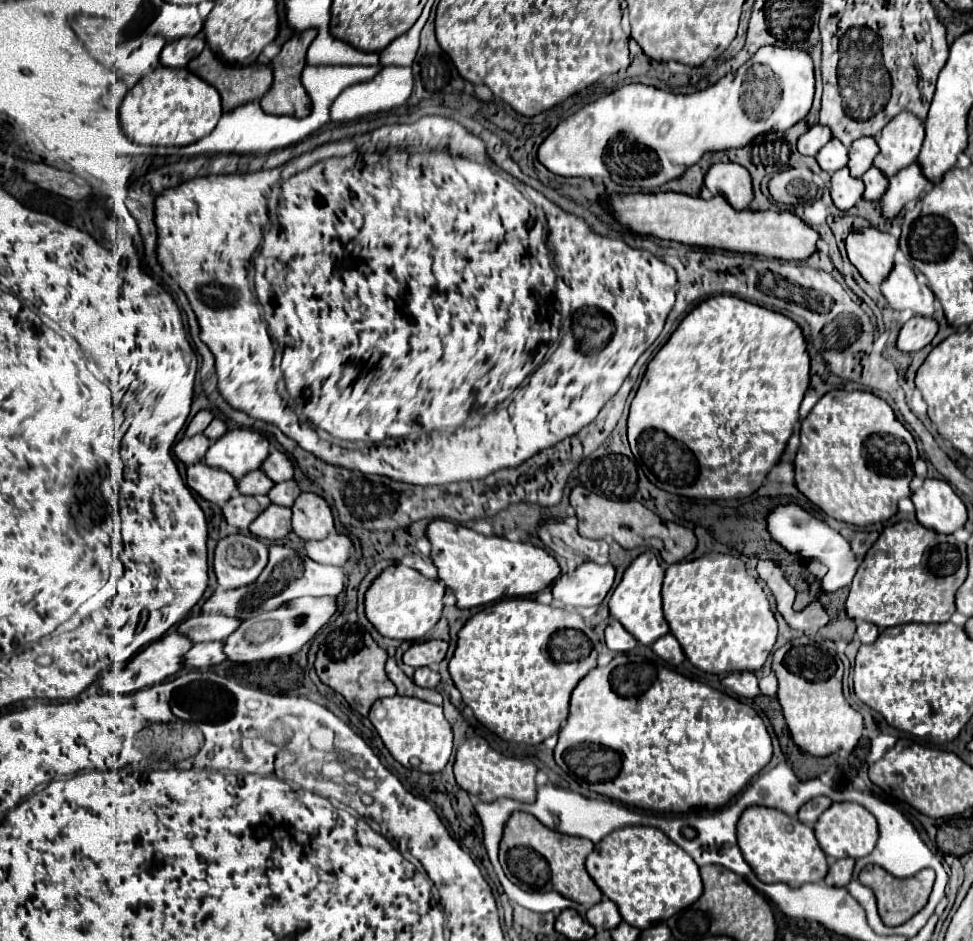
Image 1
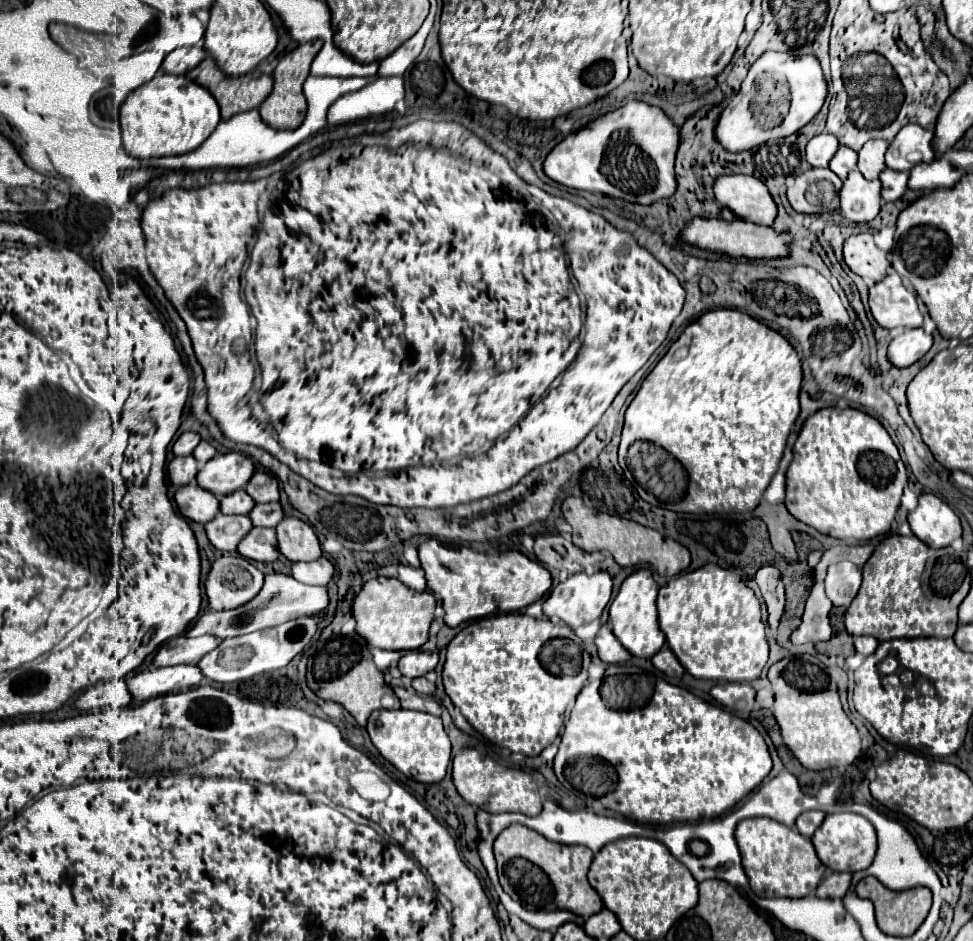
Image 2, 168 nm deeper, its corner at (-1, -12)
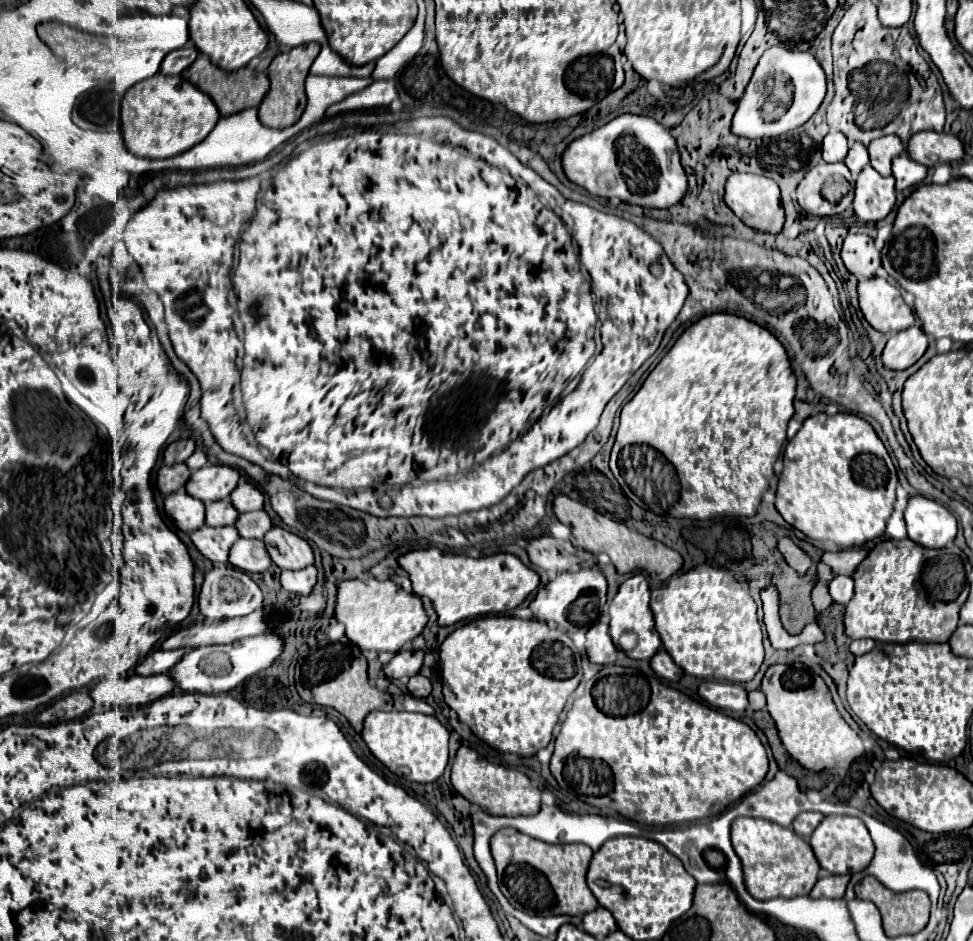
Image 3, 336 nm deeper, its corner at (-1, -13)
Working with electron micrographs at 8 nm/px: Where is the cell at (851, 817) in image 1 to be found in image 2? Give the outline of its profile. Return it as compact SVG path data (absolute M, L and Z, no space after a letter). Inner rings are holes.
M832 813L832 815L826 815L824 823L816 829L812 843L816 847L820 861L828 869L854 873L854 871L862 871L862 869L870 867L870 863L874 861L876 831L874 831L872 823L858 813ZM844 815L852 815L852 817L844 817Z

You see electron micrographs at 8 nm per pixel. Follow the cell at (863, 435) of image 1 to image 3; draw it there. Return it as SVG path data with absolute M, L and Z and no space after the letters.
M818 414L804 420L784 450L776 510L812 540L832 540L842 548L880 538L896 500L896 468L874 428L856 414Z

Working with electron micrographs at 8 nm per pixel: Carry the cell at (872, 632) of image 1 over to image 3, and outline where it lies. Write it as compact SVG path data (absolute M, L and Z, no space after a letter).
M852 640L852 644L850 644L850 652L854 654L854 656L860 656L860 654L866 654L866 652L870 652L872 648L874 648L874 640Z

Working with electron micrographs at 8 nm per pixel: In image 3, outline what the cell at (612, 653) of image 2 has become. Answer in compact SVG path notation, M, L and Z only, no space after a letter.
M596 622L586 634L586 654L594 664L614 664L616 660L616 646L608 634L608 622Z

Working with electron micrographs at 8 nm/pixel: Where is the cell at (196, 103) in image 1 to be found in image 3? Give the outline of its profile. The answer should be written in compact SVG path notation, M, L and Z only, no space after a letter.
M154 74L134 84L122 100L122 134L126 148L142 158L170 158L202 142L216 126L220 114L210 96L204 96L182 76Z

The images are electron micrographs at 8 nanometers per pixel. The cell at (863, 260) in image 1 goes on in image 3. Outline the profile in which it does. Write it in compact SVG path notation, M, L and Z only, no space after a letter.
M866 234L846 236L842 246L842 260L850 274L872 278L880 268L880 252L874 246L874 240Z

